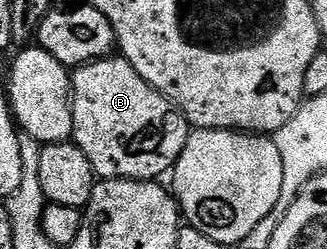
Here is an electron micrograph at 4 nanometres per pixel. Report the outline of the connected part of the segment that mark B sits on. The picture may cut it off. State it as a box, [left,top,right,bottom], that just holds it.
[71,56,191,180]

